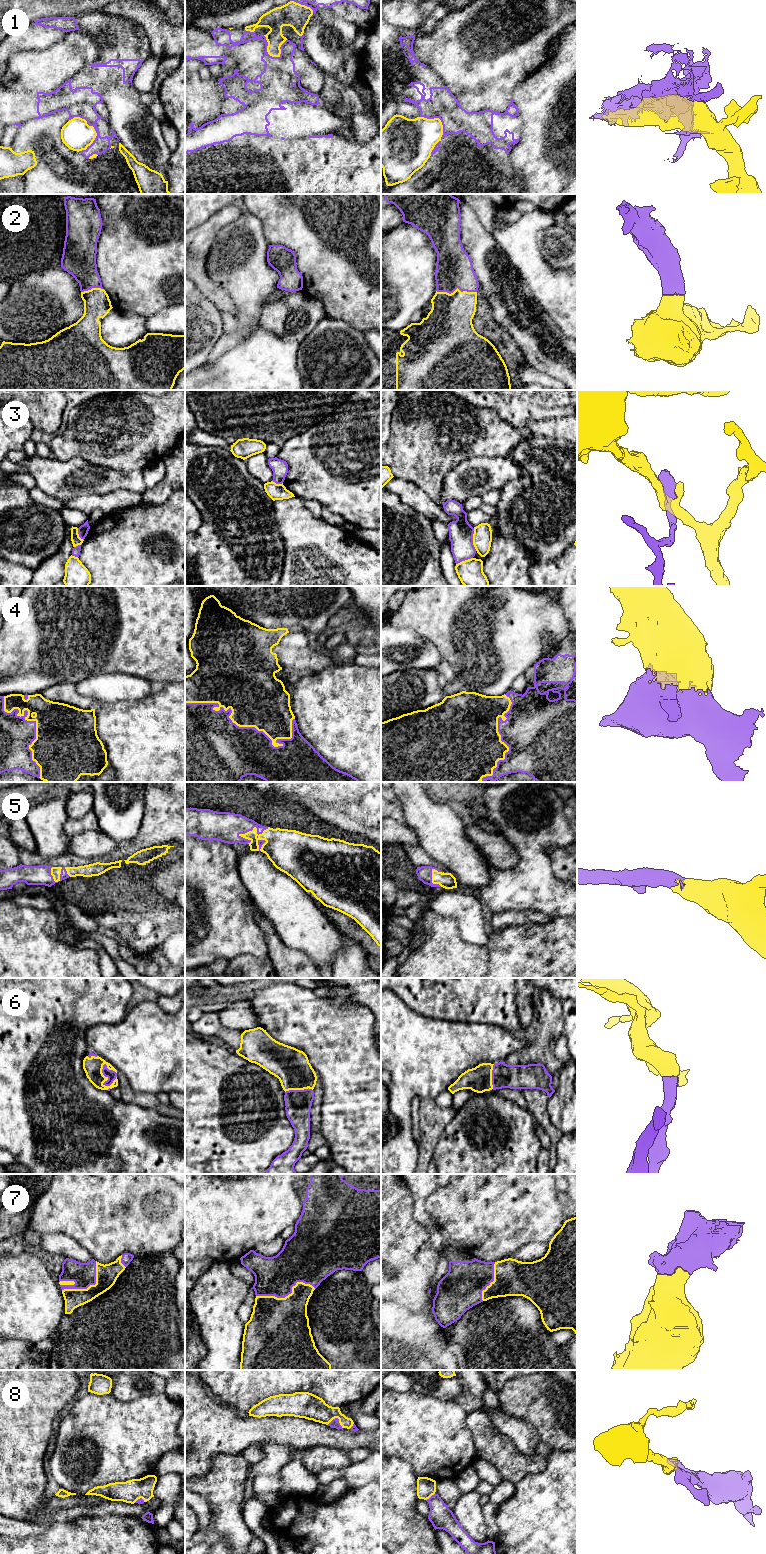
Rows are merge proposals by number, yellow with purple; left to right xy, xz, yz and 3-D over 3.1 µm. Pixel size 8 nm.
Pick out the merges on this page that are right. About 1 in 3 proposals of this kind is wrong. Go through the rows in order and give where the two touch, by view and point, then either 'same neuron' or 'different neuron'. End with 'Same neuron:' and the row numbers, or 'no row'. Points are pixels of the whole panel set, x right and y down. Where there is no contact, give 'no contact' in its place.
1: contact xy (95, 132); different neuron
2: contact yz (456, 289); same neuron
3: contact yz (473, 539); different neuron
4: contact xz (239, 726); same neuron
5: contact xz (255, 827); same neuron
6: contact xy (106, 1077); same neuron
7: contact xz (288, 1295); same neuron
8: contact xz (337, 1417); same neuron
Same neuron: 2, 4, 5, 6, 7, 8

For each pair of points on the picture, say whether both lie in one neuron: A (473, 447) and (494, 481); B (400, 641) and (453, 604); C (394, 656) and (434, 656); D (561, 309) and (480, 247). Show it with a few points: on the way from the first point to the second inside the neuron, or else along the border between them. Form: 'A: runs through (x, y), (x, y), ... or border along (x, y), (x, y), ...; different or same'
A: border along (502, 456), (473, 456), (462, 460), (457, 465); different
B: border along (391, 625), (411, 628), (434, 644); different
C: runs through (404, 656), (424, 656); same
D: border along (510, 260), (535, 300); different

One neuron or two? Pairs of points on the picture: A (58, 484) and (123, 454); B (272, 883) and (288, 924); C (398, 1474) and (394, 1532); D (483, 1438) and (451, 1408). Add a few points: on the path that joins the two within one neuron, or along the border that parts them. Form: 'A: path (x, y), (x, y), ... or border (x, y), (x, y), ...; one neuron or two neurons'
A: border (77, 456), (93, 464), (122, 471); two neurons
B: path (274, 893), (288, 907), (288, 914); one neuron
C: path (396, 1488), (394, 1518); one neuron
D: border (466, 1414), (466, 1425), (475, 1444); two neurons

